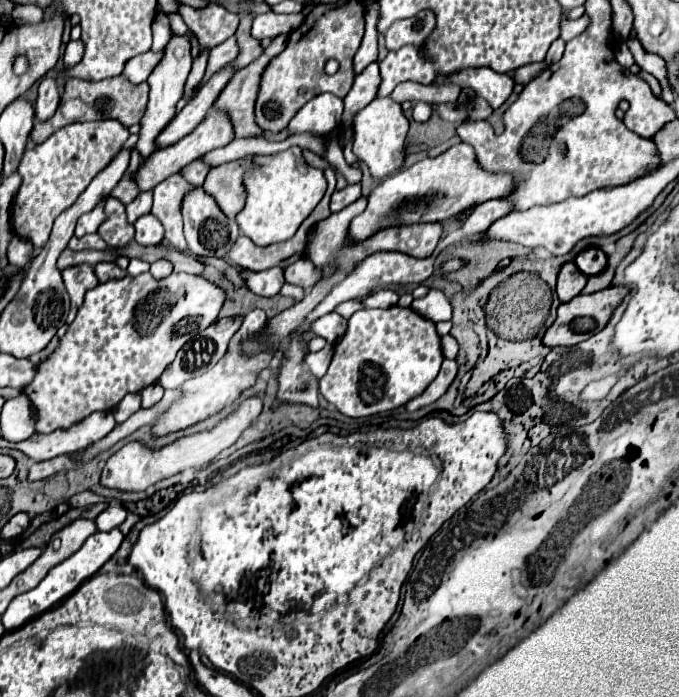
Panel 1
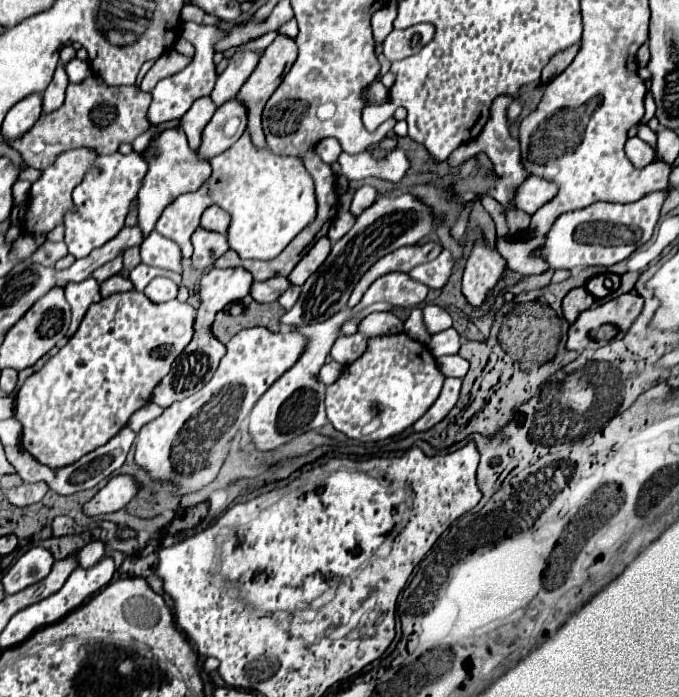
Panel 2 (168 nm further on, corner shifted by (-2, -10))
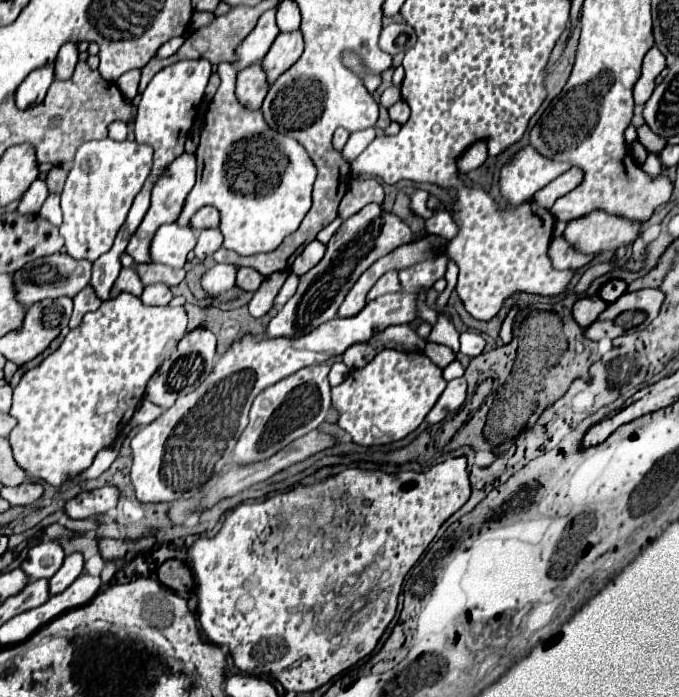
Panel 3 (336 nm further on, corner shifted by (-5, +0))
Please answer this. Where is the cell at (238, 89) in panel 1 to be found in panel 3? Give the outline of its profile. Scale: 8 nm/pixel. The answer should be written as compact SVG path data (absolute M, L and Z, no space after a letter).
M300 30L278 34L272 48L268 50L268 54L262 60L262 66L268 74L270 84L302 56L302 50L304 50L304 40L302 40Z

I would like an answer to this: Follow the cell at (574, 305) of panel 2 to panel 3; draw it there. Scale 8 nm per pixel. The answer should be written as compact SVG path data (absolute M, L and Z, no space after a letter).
M582 296L574 304L574 320L580 324L580 328L588 328L604 310L606 302L602 302L600 296Z

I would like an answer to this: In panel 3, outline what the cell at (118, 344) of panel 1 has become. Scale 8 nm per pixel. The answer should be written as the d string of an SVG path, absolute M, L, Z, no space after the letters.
M120 294L120 296L114 298L114 300L102 302L96 312L90 312L88 316L84 316L82 324L80 324L78 328L74 328L74 330L68 332L68 336L64 338L64 342L60 344L60 348L58 348L56 352L52 352L40 366L28 370L28 372L22 376L22 380L18 382L18 386L14 388L14 400L12 400L12 408L10 408L8 414L14 416L18 424L16 424L14 430L10 432L8 440L10 440L12 452L14 452L16 464L18 464L26 474L30 474L30 476L34 476L34 478L40 478L40 480L48 482L48 484L54 486L54 488L60 488L60 486L66 484L68 480L72 480L72 478L76 478L78 474L82 474L82 472L92 464L92 460L96 458L96 454L98 454L102 448L108 448L108 446L120 436L120 432L124 430L124 426L128 424L128 420L132 418L132 414L136 412L138 404L142 402L142 398L144 398L144 388L146 388L150 376L152 376L152 374L156 372L156 368L176 350L178 340L186 334L186 322L188 322L188 316L186 316L186 312L184 312L182 306L176 306L176 308L172 308L172 306L148 308L148 306L144 306L144 304L140 302L140 298L136 298L136 296L132 296L132 294Z

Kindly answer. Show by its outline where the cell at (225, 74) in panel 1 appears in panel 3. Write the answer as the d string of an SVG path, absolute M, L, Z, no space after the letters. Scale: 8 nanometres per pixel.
M278 6L266 10L260 16L260 20L258 20L256 28L252 30L252 34L244 40L244 44L240 44L238 62L234 64L234 68L238 68L238 70L246 68L248 64L260 62L266 56L266 52L270 50L274 38L280 32L278 26L276 26L276 10L278 10Z

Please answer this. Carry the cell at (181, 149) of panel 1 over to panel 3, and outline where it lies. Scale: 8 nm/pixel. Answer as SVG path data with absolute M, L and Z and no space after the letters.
M260 62L244 68L238 72L238 82L236 82L236 96L240 104L246 108L260 108L262 100L268 92L268 78Z

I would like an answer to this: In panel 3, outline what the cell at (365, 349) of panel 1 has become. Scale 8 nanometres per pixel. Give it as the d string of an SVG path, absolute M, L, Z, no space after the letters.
M384 350L364 368L352 370L340 386L332 388L332 404L340 414L338 426L352 436L354 444L366 448L384 446L414 432L424 422L444 388L446 380L442 378L442 370L424 354Z

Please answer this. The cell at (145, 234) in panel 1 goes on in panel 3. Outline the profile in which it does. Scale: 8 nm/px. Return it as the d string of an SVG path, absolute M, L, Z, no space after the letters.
M164 224L158 228L152 240L150 256L154 262L184 268L186 254L194 246L196 246L196 234L190 228L182 228L178 224Z

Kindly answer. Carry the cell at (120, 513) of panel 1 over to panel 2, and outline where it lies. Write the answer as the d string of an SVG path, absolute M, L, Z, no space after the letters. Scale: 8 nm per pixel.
M93 540L87 546L83 546L83 552L79 554L79 566L91 566L93 562L101 560L101 556L109 554L111 550L103 540Z

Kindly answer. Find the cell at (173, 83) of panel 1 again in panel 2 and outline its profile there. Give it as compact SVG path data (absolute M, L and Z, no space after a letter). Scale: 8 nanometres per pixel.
M167 128L159 132L155 138L149 140L147 148L143 150L143 158L149 170L141 182L137 200L139 200L139 226L145 230L147 236L153 230L157 218L161 216L161 210L165 210L165 206L173 202L177 194L199 190L211 178L213 170L209 162L201 162L199 158L193 158L193 150L187 144L187 136L183 128Z

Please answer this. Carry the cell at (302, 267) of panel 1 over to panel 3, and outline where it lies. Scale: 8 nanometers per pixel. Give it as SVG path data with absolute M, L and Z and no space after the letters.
M238 268L238 272L236 272L236 286L242 290L248 290L248 292L256 292L262 280L264 278L252 268Z

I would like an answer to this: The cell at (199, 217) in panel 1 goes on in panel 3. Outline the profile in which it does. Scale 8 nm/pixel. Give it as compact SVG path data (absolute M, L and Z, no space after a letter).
M218 228L200 230L198 244L194 248L194 254L196 254L198 260L204 260L206 256L212 256L220 246L222 246L222 236L220 236L220 230Z

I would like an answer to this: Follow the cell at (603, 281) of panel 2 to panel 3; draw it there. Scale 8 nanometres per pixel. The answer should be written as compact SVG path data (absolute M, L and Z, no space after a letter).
M612 280L608 284L604 284L604 288L600 290L600 298L606 302L606 304L612 304L620 298L620 284L612 284Z

